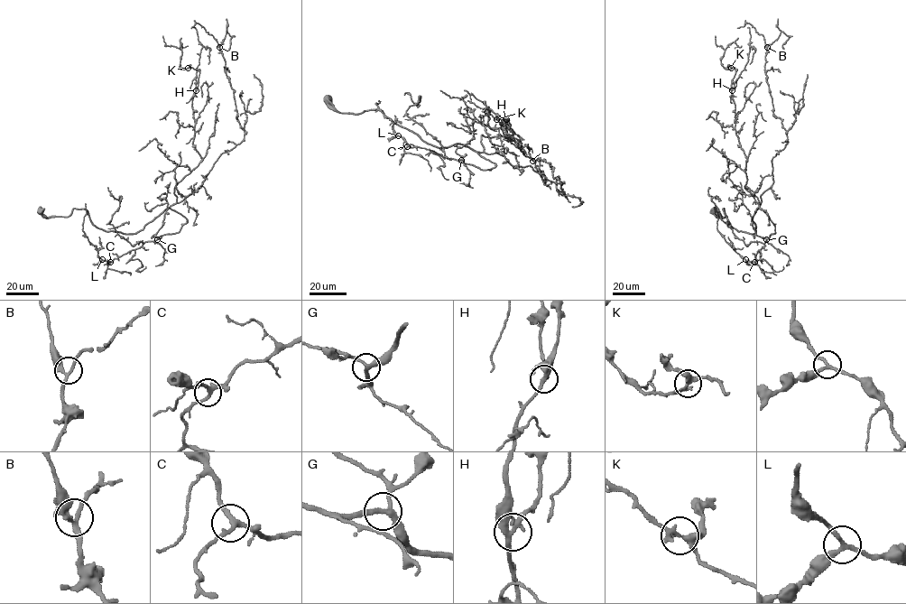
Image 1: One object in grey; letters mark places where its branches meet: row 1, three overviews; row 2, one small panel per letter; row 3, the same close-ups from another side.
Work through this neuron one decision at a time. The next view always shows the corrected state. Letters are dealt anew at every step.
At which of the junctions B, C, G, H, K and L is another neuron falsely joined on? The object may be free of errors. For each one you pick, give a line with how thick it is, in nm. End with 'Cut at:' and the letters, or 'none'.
Cut at: none

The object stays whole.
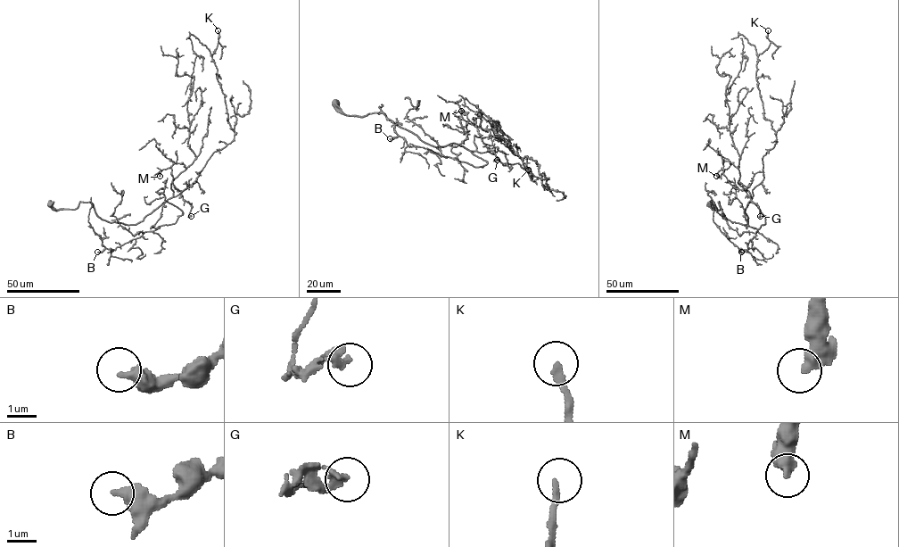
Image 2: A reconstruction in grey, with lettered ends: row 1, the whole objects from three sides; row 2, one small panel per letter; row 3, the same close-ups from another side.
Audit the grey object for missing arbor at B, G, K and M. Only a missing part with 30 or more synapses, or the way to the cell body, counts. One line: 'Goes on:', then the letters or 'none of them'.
Goes on: none of them

